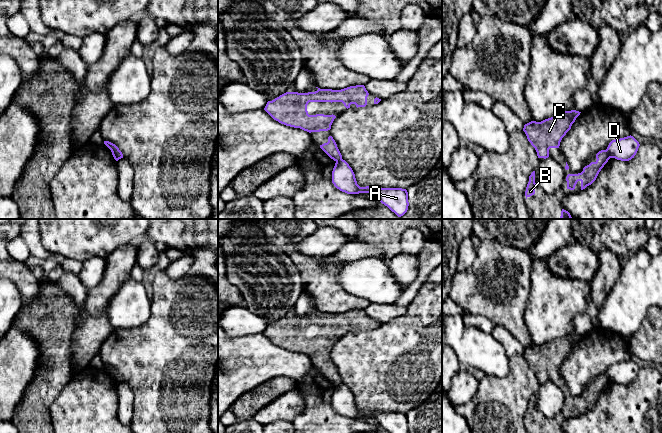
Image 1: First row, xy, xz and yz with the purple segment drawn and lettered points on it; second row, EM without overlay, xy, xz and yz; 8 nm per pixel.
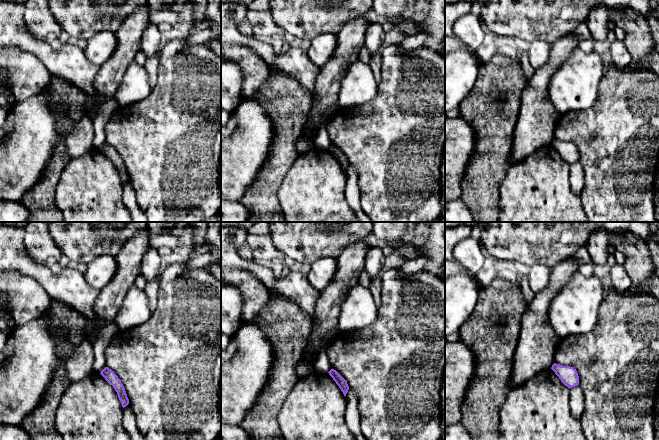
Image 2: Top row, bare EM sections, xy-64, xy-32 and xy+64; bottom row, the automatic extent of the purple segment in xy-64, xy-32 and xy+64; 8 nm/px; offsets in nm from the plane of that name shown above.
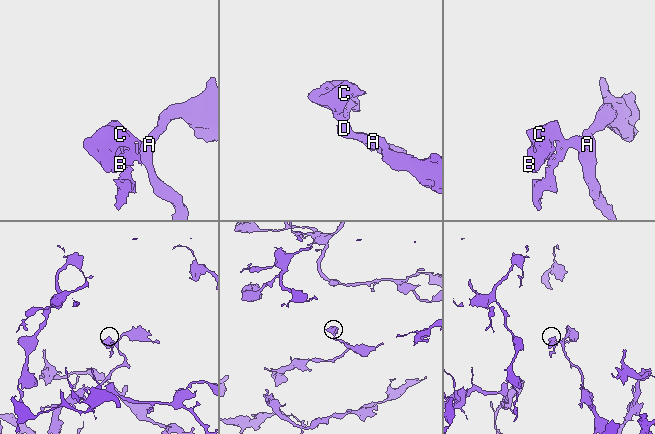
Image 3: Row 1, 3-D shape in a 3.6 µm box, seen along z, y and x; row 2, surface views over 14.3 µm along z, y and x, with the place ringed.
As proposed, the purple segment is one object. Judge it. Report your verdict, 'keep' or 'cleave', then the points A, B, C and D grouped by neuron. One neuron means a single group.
cleave; groups A D / B C

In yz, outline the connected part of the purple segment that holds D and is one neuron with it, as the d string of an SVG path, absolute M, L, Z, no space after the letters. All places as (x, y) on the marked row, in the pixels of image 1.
M630 135L624 138L612 140L606 150L610 158L629 161L634 158L639 146L639 142Z

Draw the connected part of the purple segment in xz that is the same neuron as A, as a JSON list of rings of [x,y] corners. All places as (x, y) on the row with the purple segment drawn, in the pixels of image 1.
[[[343,159],[335,163],[332,171],[332,183],[337,189],[347,194],[373,194],[398,217],[403,216],[408,210],[409,202],[406,189],[360,187],[352,168]]]

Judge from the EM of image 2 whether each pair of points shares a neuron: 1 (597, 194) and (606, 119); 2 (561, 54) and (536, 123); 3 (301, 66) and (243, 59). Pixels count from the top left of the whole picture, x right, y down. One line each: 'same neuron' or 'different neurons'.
1: same neuron
2: same neuron
3: different neurons

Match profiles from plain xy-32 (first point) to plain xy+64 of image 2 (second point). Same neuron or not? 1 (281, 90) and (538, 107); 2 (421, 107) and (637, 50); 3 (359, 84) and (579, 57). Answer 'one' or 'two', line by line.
1: two
2: two
3: one

